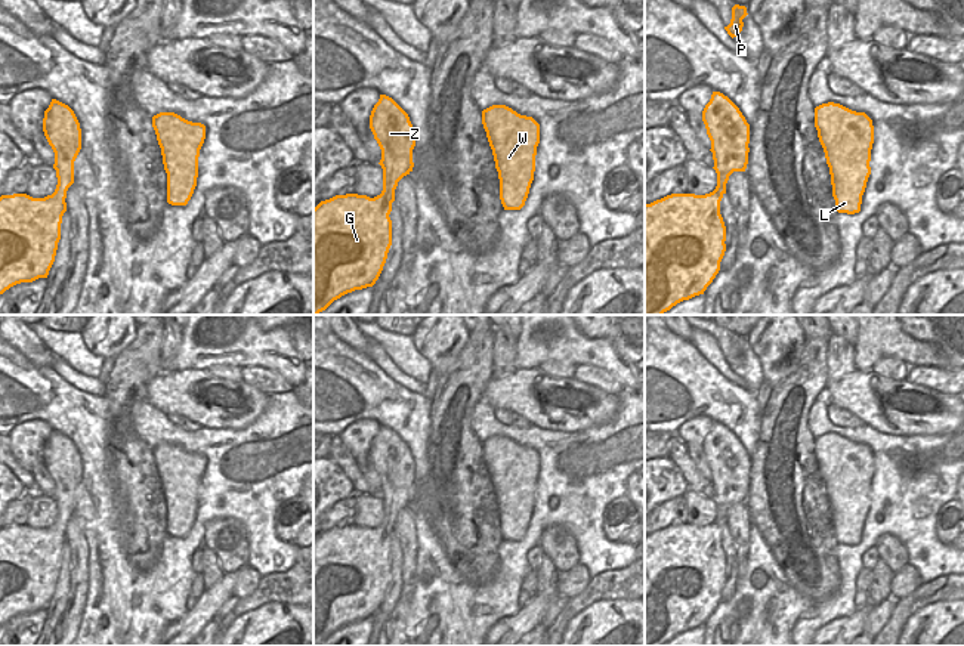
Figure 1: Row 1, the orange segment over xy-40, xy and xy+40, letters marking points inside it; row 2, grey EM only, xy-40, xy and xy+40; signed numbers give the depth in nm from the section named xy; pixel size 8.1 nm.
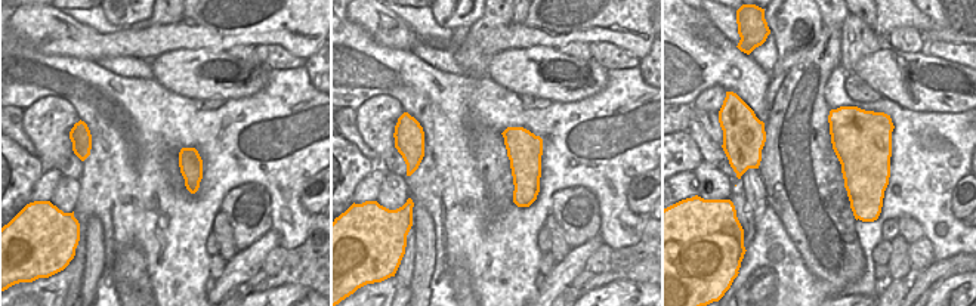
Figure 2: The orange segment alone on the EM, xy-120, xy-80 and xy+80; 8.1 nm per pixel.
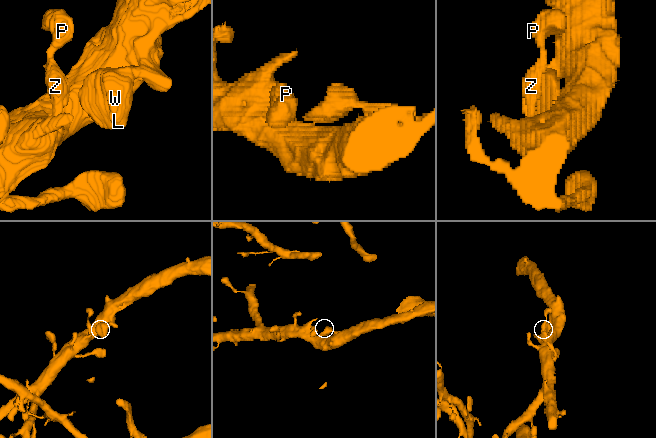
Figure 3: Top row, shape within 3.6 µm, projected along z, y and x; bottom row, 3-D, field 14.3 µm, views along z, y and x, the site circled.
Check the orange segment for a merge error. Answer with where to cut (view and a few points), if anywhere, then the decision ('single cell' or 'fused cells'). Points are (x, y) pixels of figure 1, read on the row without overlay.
cut none; single cell

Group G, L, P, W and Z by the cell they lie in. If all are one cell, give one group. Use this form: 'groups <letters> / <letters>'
groups G L P W Z

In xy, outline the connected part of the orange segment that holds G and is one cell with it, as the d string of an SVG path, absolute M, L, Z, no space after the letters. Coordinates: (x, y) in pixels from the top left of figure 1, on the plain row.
M380 426L370 446L370 460L381 480L383 522L370 529L346 525L321 532L313 540L313 646L355 621L373 618L392 577L392 534L398 513L413 503L415 463L408 445L389 427Z

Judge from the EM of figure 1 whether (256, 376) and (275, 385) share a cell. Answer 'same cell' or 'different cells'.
same cell

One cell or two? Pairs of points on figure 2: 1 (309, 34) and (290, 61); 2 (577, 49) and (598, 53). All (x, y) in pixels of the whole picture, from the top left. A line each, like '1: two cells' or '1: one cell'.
1: two cells
2: two cells

